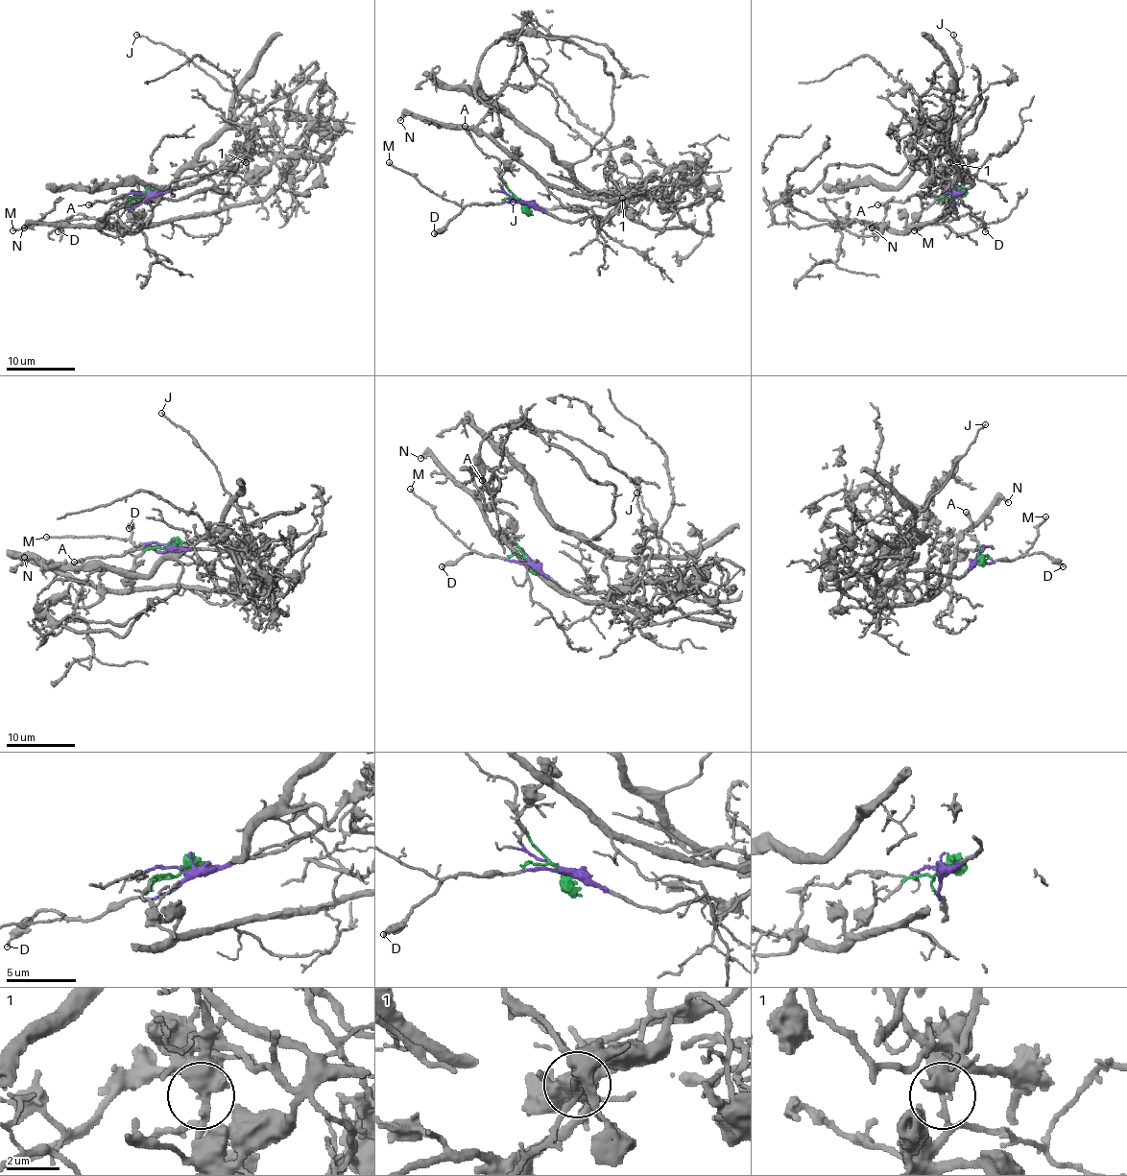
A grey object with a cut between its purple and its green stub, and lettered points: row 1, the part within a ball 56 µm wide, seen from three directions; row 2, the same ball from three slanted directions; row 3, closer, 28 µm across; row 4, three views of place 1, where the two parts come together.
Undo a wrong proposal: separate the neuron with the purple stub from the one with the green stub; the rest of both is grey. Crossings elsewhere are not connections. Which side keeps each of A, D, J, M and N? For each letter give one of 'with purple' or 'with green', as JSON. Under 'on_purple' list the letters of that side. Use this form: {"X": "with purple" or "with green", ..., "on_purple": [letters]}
{"A": "with purple", "D": "with purple", "J": "with green", "M": "with purple", "N": "with green", "on_purple": ["A", "D", "M"]}

